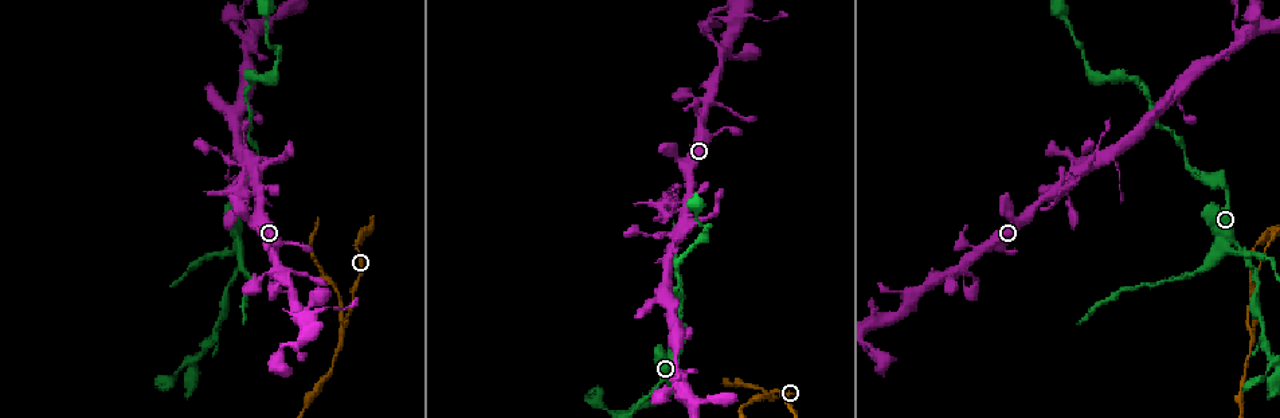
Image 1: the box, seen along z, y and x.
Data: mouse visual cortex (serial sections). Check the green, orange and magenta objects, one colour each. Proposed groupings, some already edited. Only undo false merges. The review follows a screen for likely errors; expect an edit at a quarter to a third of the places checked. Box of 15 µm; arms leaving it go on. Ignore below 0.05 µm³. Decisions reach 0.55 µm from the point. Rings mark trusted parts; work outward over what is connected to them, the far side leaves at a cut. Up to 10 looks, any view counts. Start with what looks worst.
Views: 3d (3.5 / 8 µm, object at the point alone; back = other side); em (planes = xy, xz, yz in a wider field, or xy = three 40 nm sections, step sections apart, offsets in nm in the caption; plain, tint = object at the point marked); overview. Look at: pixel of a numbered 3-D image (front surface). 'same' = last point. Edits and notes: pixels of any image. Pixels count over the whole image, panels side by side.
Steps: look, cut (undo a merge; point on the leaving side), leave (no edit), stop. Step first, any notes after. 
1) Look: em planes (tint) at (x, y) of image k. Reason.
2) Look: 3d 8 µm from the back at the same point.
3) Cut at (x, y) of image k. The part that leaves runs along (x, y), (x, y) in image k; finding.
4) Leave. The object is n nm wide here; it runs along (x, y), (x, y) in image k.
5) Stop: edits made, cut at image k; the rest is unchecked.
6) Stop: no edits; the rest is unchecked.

Look: em planes (tint) at (339, 331) of image 1. Two arms in line, one across.

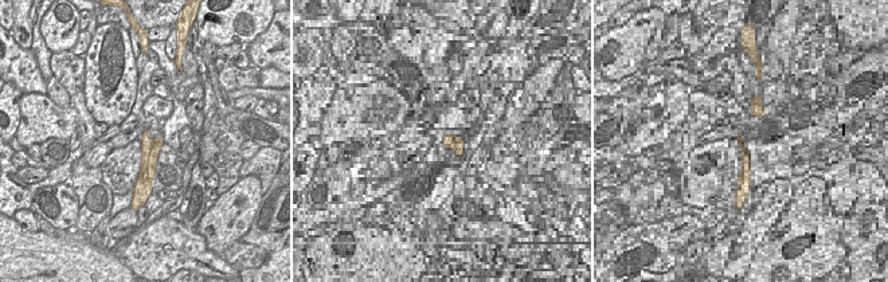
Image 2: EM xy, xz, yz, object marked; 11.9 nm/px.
Look: 3d 3.5 µm at the same point. See where the arms go.

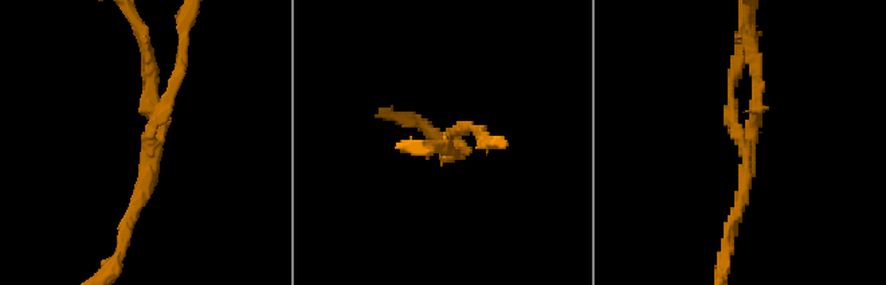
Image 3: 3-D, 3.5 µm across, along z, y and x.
Leave. The arms are 150, 150, 150 nm wide; it runs along (183, 62), (129, 222) in image 3; one cell here.

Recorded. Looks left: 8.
Look: 3d 3.5 µm at (1229, 245) of image 1. Sharp bend.

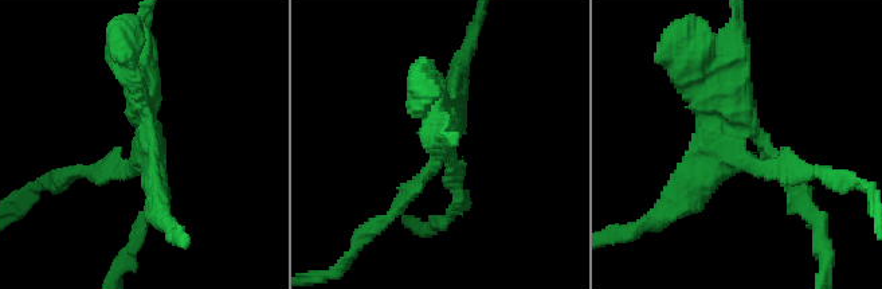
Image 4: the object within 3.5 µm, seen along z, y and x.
Look: em xy step 3 (tint) at (141, 151) of image 4.

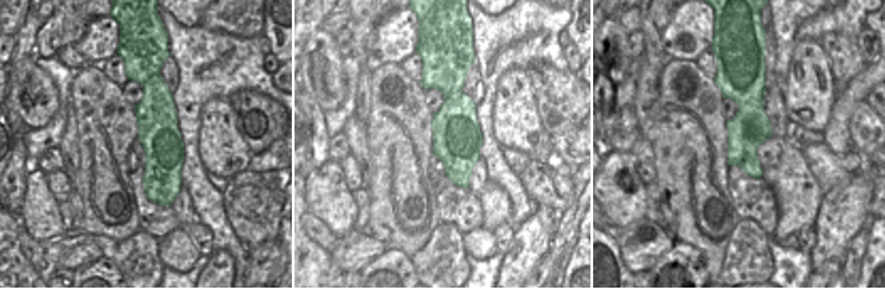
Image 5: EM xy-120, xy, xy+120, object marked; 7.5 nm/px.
Cut at (790, 164) of image 4. The object is 360 nm wide here; a border runs along (763, 105), (745, 105), (739, 109) in image 5; two cells meet here.

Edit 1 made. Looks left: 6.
Look: overview. See it whole again.

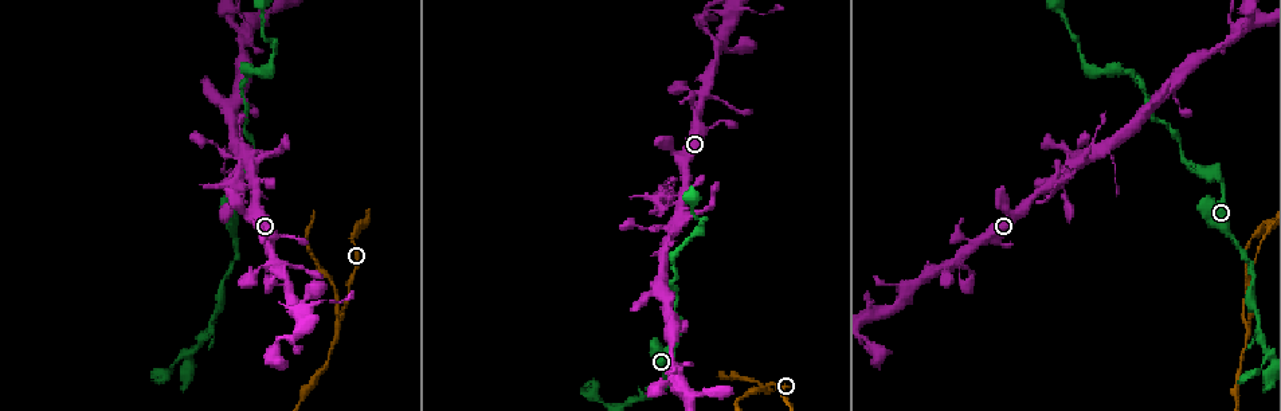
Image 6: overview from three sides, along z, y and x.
Look: 3d 3.5 µm from the back at (642, 401) of image 6. Narrows sharply.

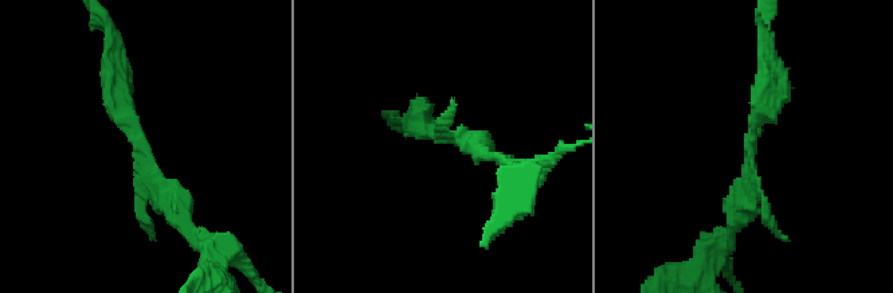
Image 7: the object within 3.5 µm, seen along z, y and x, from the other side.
Look: em xy step 5 (tint) at (148, 162) of image 7. Now the EM.

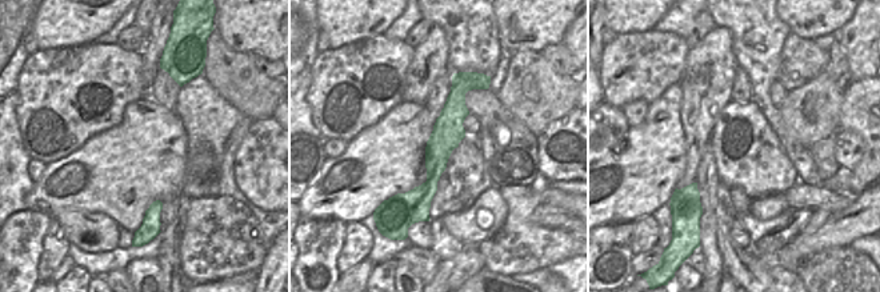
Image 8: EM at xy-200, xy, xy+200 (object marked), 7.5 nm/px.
Leave. It runs along (459, 79), (423, 214) in image 8; all the same cell.

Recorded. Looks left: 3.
Look: 3d 3.5 µm at (1263, 363) of image 6. Thin neck.

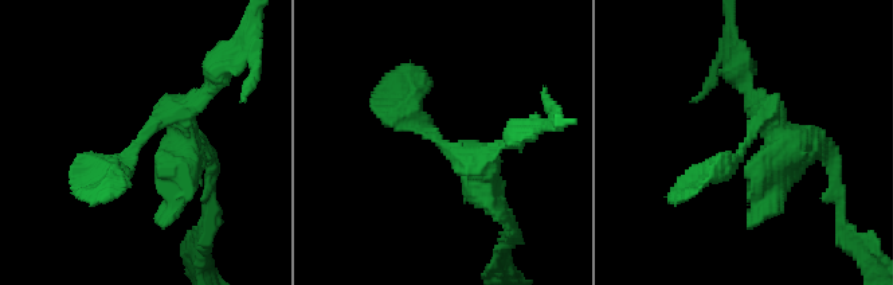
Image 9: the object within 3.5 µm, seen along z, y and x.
Look: em xy step 1 (tint) at (746, 144) of image 9. Shape alone is not enough.

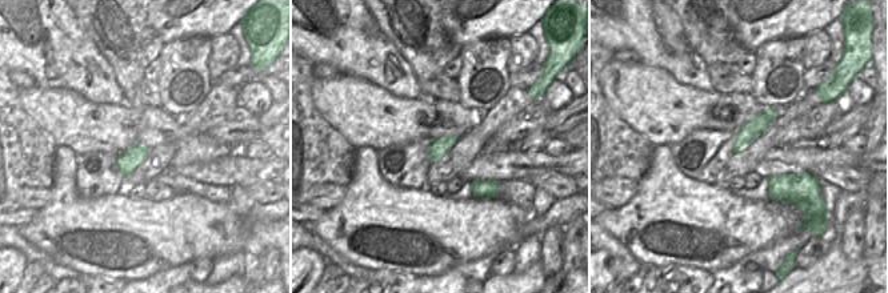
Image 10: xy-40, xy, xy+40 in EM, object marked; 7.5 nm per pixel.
Leave. It runs along (199, 104), (161, 112), (100, 183) in image 9; continuous, no second cell.

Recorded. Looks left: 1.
Stop: edits made, cut at image 4; the rest is unchecked.

